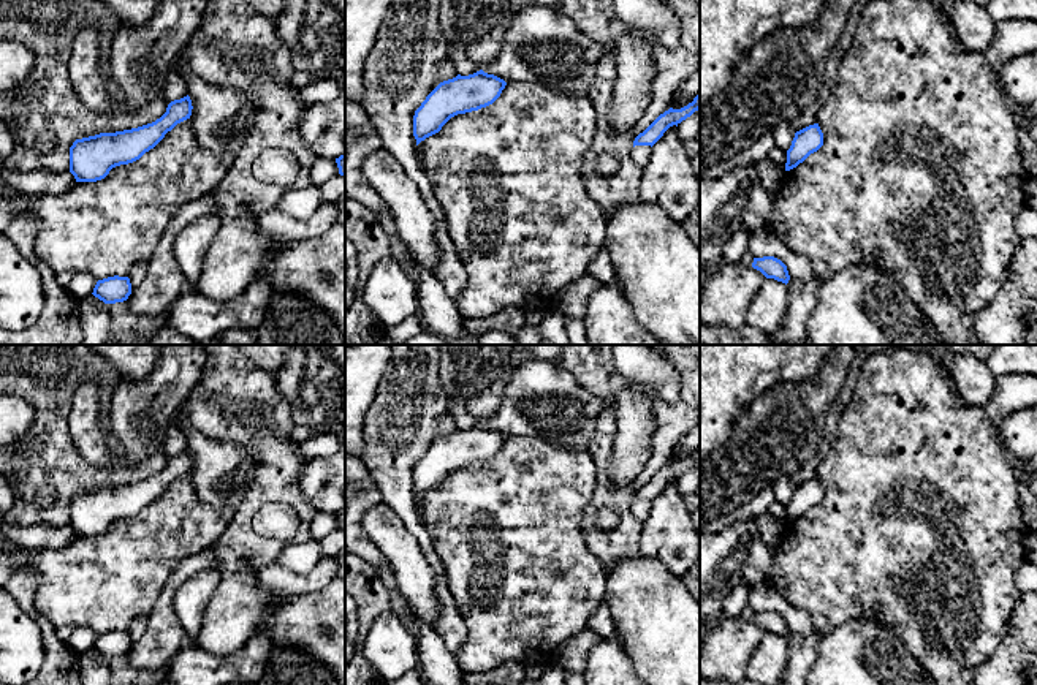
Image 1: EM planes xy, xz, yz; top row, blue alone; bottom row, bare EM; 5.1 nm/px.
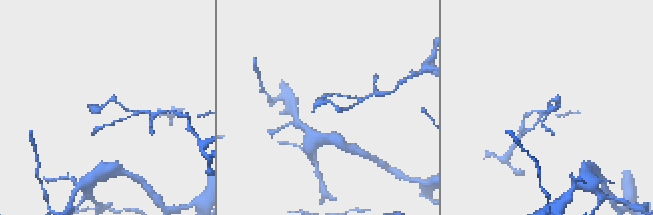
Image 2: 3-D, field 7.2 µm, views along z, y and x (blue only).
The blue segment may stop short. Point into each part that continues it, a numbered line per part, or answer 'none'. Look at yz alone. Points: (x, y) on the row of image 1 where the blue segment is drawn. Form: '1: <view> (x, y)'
none

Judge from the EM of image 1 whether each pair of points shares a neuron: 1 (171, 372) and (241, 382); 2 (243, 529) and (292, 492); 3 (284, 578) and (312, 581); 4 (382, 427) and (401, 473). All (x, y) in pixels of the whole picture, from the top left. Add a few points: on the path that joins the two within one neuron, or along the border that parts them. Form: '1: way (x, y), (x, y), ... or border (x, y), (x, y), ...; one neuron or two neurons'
1: border (206, 361), (200, 380), (182, 404); two neurons
2: way (244, 513), (265, 492), (276, 492); one neuron
3: way (290, 581), (306, 581); one neuron
4: way (391, 439), (391, 462); one neuron

